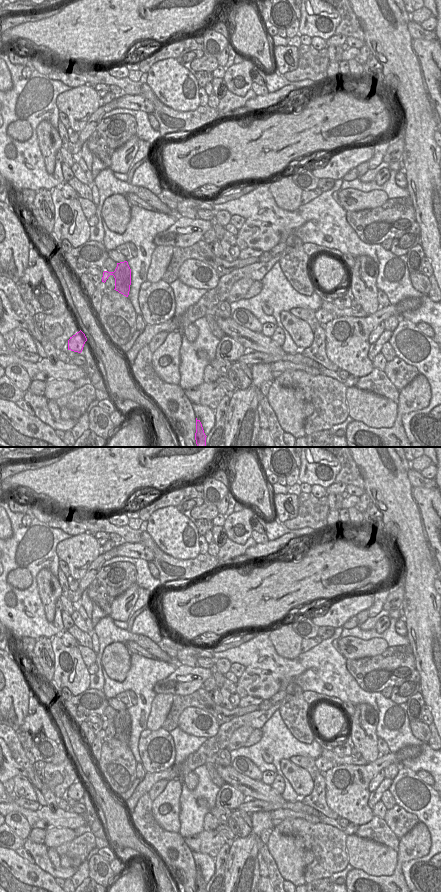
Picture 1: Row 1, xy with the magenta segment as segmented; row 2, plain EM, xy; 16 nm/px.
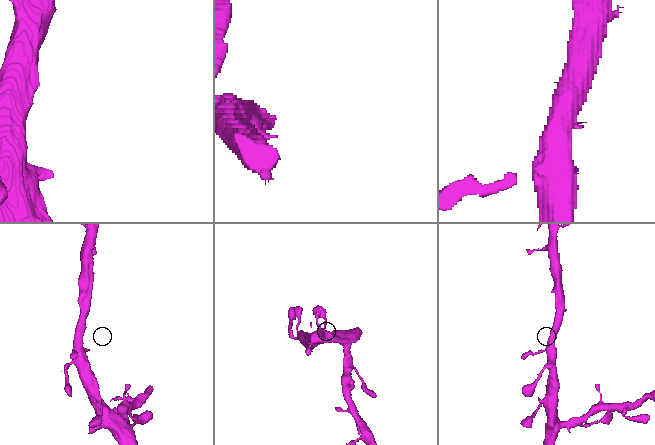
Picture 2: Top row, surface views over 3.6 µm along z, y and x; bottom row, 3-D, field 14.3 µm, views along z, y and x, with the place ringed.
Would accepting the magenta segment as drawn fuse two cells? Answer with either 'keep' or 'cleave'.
keep

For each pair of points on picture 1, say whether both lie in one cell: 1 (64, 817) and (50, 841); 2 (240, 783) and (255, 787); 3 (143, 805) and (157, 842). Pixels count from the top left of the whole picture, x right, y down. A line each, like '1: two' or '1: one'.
1: two
2: one
3: one

